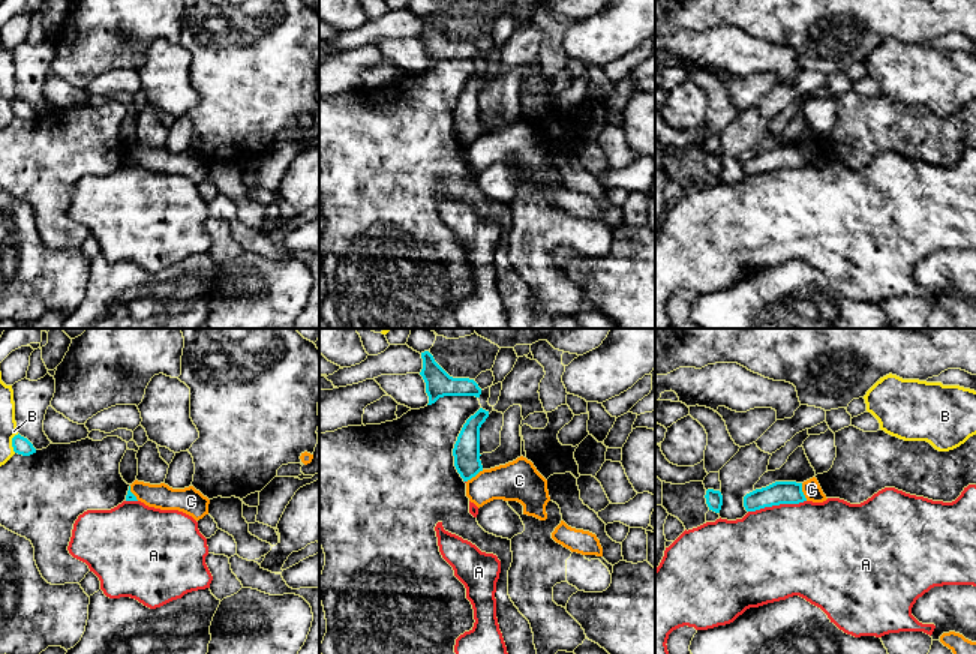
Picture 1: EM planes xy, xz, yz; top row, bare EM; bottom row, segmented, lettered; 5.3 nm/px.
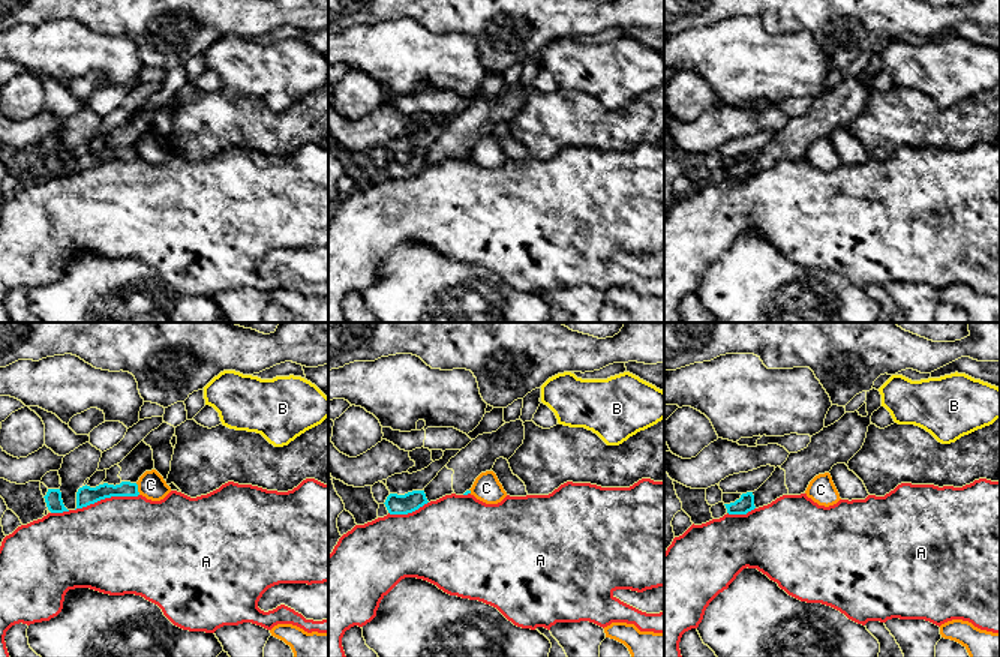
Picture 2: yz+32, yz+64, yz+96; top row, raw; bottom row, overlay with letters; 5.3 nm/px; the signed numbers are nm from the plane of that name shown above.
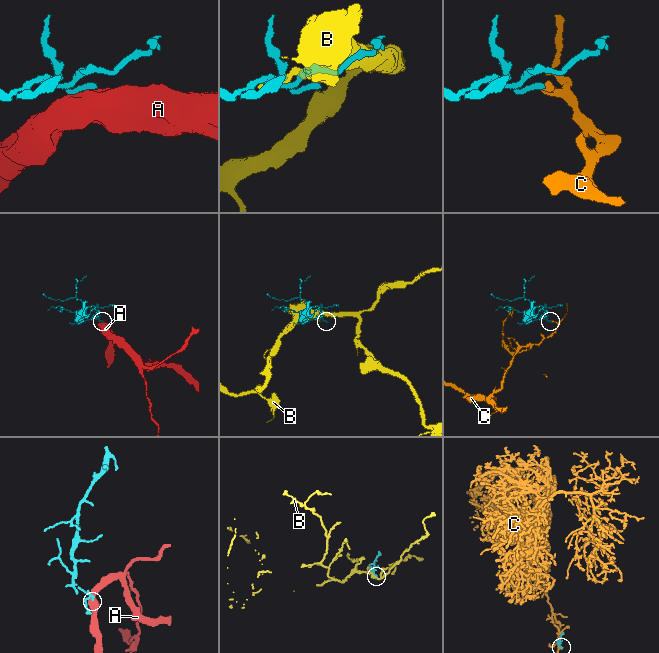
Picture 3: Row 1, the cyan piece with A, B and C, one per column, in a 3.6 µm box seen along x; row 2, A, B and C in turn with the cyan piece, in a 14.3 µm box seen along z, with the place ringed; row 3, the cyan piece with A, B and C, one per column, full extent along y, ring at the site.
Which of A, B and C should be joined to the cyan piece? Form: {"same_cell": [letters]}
{"same_cell": []}

